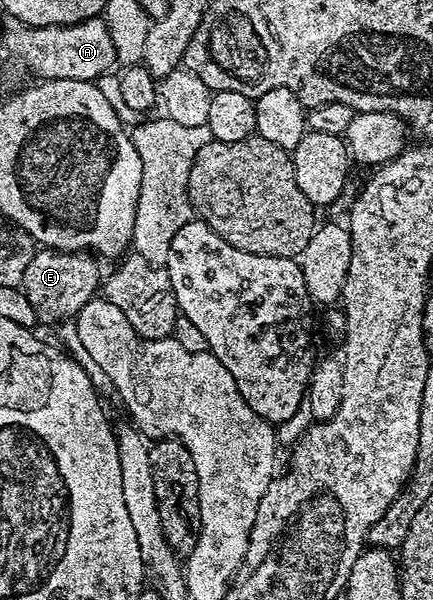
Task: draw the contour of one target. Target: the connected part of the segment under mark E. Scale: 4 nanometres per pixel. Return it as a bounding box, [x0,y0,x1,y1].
[20,248,103,326]

